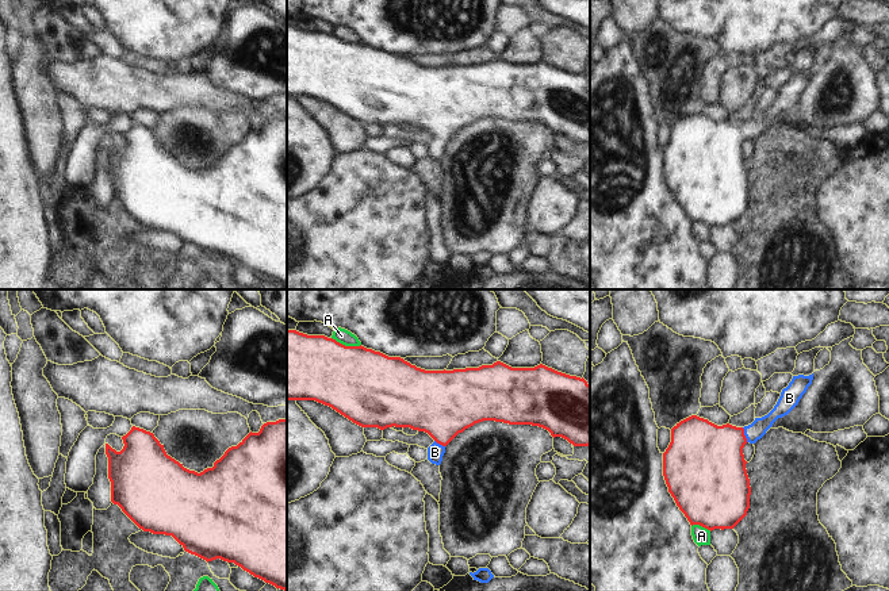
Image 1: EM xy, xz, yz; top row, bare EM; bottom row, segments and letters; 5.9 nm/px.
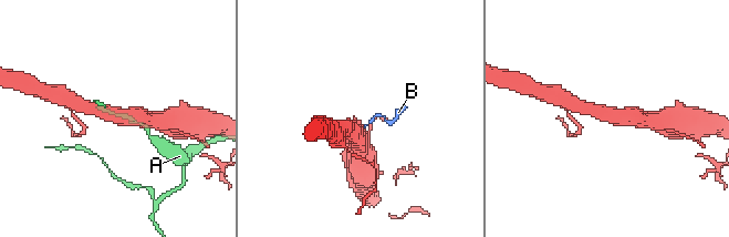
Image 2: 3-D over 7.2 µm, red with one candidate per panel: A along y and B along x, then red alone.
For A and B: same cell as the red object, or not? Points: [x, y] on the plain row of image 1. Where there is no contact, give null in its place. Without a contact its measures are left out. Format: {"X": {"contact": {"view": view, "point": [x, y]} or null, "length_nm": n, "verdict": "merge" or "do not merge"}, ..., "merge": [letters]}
{"A": {"contact": {"view": "xz", "point": [347, 43]}, "length_nm": 180, "verdict": "do not merge"}, "B": {"contact": {"view": "yz", "point": [743, 131]}, "length_nm": 90, "verdict": "merge"}, "merge": ["B"]}

